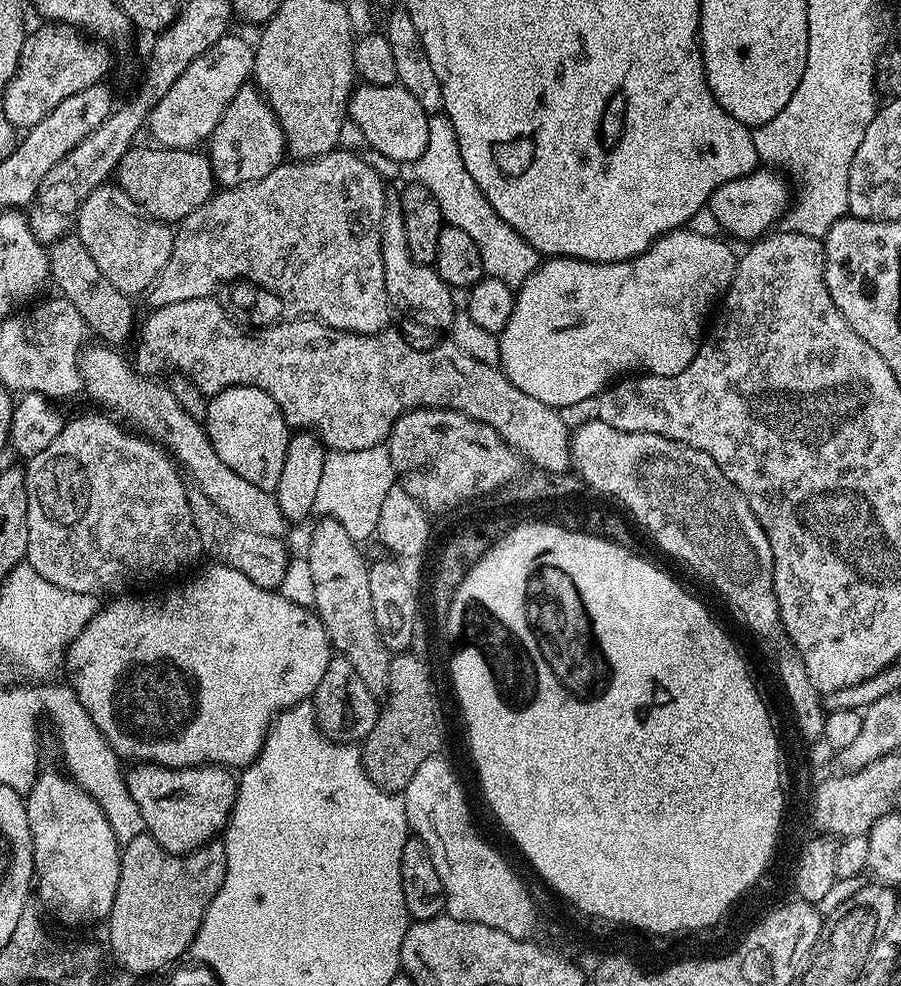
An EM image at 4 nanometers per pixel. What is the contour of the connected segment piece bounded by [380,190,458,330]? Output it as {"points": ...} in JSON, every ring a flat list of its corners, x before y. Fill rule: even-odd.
{"points":[[396,190,384,193,384,213,380,223,382,234,382,274,386,278,386,294,388,303,393,309,401,308,404,312,421,312,429,316,438,327,451,329,452,320,456,317,458,305,452,301,453,289,436,273,431,264,414,262,410,254,410,246,406,246,406,222,402,218,400,194]]}

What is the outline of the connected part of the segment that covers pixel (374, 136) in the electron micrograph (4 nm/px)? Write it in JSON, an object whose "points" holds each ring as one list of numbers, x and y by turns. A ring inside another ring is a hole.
{"points":[[361,83,348,101,348,114,351,123,360,127,365,142,378,155,408,166,415,165,416,160,422,158,422,150,426,150,428,141,429,113,424,112,422,106,418,106,418,98,401,88,399,83,390,86]]}

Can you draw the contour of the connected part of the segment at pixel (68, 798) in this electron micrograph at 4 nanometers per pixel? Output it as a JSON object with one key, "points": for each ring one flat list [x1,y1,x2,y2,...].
{"points":[[63,771,44,772,33,779,26,793,28,825,32,838,32,857,36,894,66,924,86,924,107,919,118,888,120,842,98,802,76,785]]}

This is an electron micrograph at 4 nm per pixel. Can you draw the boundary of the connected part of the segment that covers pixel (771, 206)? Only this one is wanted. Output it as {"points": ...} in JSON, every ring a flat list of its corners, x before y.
{"points":[[757,170,749,176,731,180,715,188,712,195,707,197,706,206,713,212,714,218,718,218,725,233,729,232,740,240,755,242,781,223,784,213,790,207,790,184,779,171,764,171,768,172]]}

